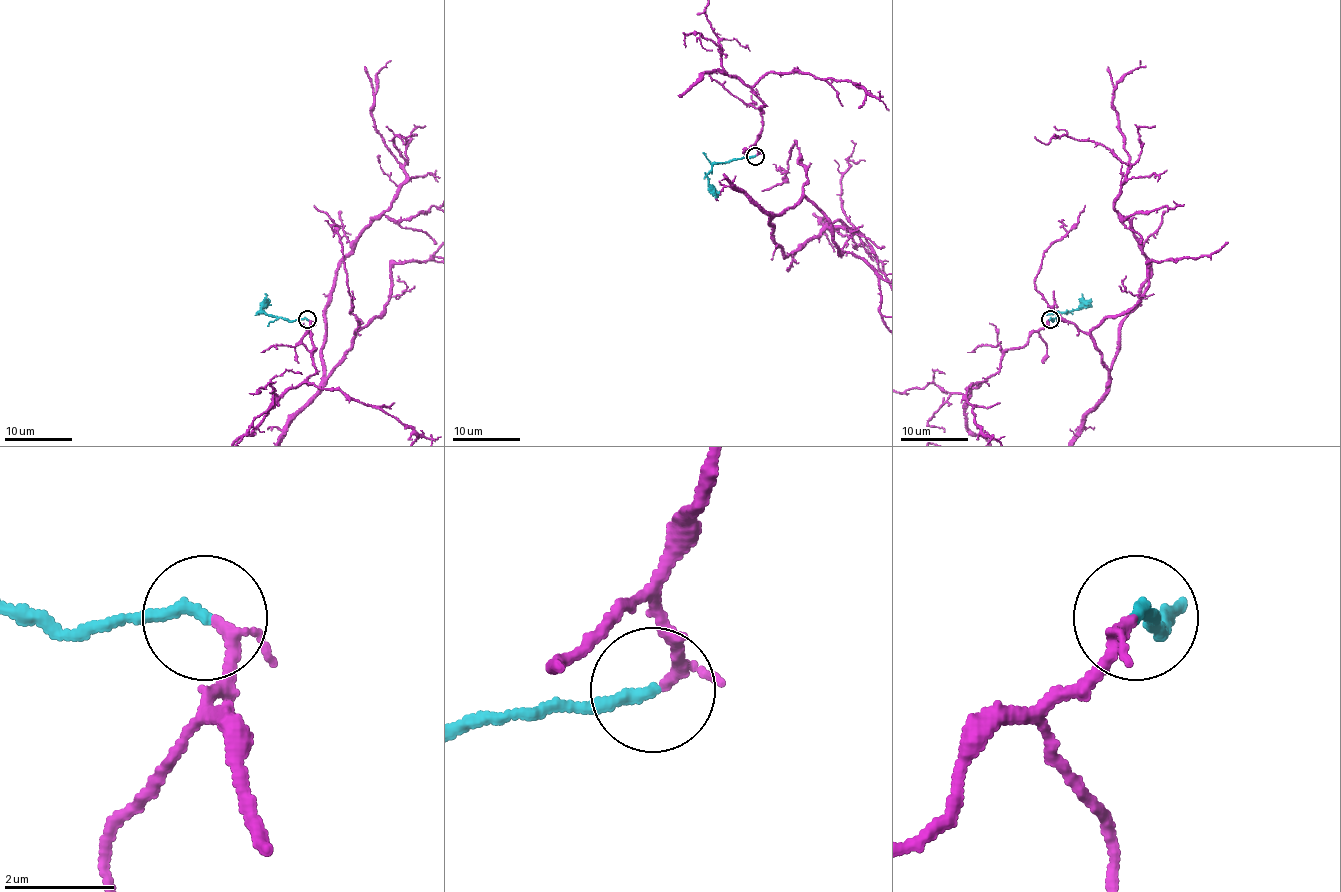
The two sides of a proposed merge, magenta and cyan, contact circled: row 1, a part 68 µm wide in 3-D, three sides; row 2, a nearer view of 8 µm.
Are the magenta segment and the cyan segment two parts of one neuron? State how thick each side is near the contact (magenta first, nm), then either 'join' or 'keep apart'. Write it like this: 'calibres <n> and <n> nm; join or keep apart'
calibres 160 and 220 nm; keep apart

